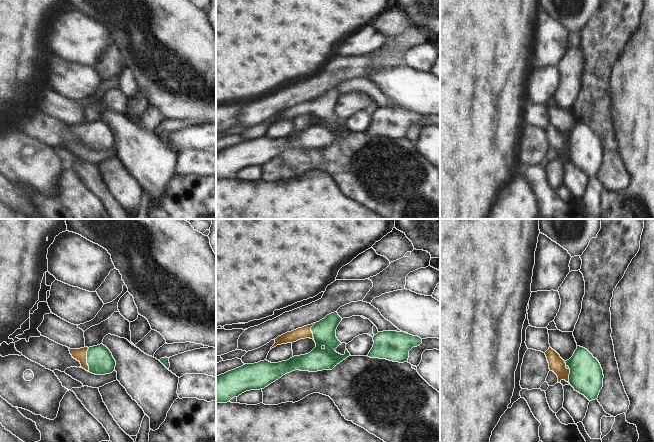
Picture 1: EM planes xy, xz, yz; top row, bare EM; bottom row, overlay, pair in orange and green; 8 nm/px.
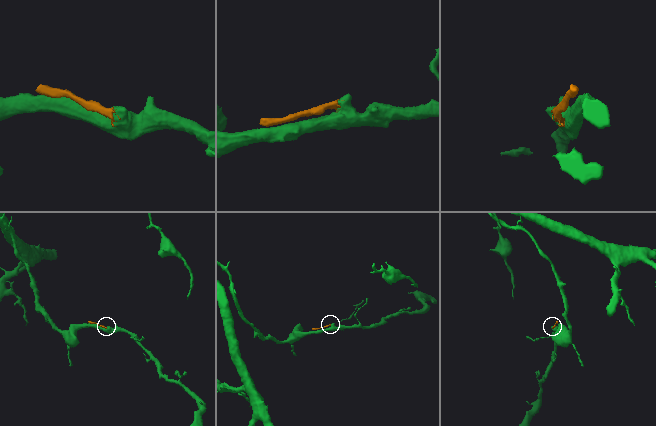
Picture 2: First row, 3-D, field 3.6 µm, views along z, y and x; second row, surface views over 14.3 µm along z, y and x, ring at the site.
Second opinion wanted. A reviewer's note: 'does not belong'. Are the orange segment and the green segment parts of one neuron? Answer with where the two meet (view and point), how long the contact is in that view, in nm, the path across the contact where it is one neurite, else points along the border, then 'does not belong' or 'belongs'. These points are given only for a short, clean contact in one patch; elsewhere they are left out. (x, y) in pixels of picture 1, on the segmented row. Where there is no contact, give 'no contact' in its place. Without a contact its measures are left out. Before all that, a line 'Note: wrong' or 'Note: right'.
Note: wrong
xy (86, 360) | 190 nm | across xy (80, 355), (86, 360), (99, 358) | belongs

